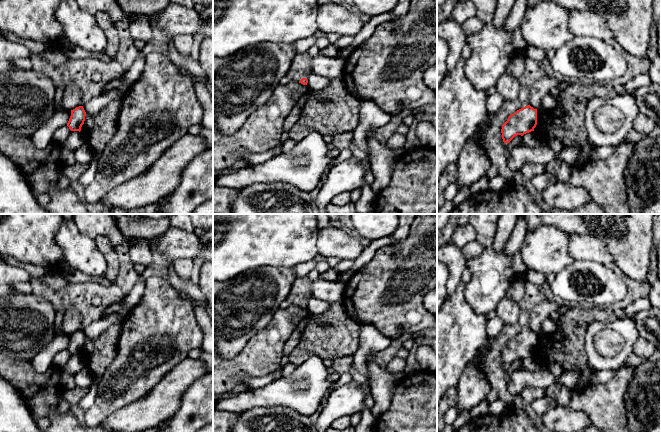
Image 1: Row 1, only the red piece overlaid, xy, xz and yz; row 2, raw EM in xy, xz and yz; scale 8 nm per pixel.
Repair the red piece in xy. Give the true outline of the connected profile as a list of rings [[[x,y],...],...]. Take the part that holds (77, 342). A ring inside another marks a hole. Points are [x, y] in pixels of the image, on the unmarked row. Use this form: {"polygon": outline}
{"polygon": [[[83,330],[76,331],[71,334],[71,340],[67,347],[67,350],[71,355],[81,355],[81,351],[85,345],[86,336]]]}

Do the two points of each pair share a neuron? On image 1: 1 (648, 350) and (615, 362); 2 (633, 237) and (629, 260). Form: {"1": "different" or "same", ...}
{"1": "different", "2": "same"}

